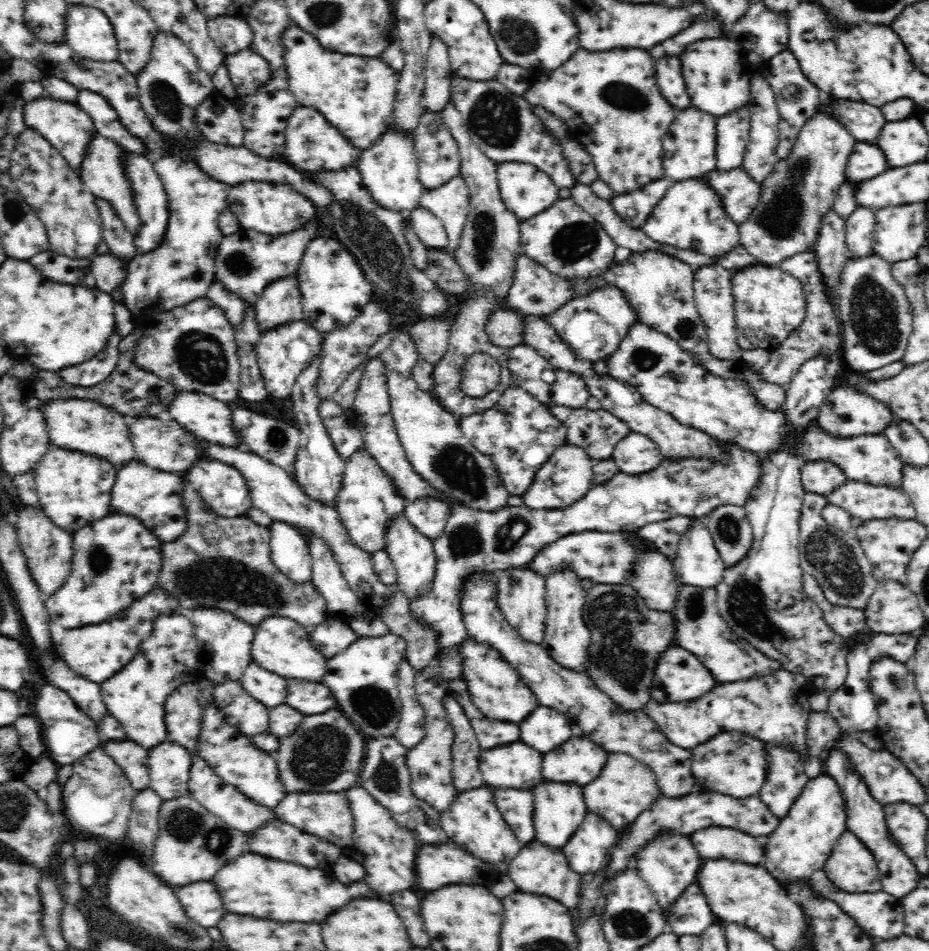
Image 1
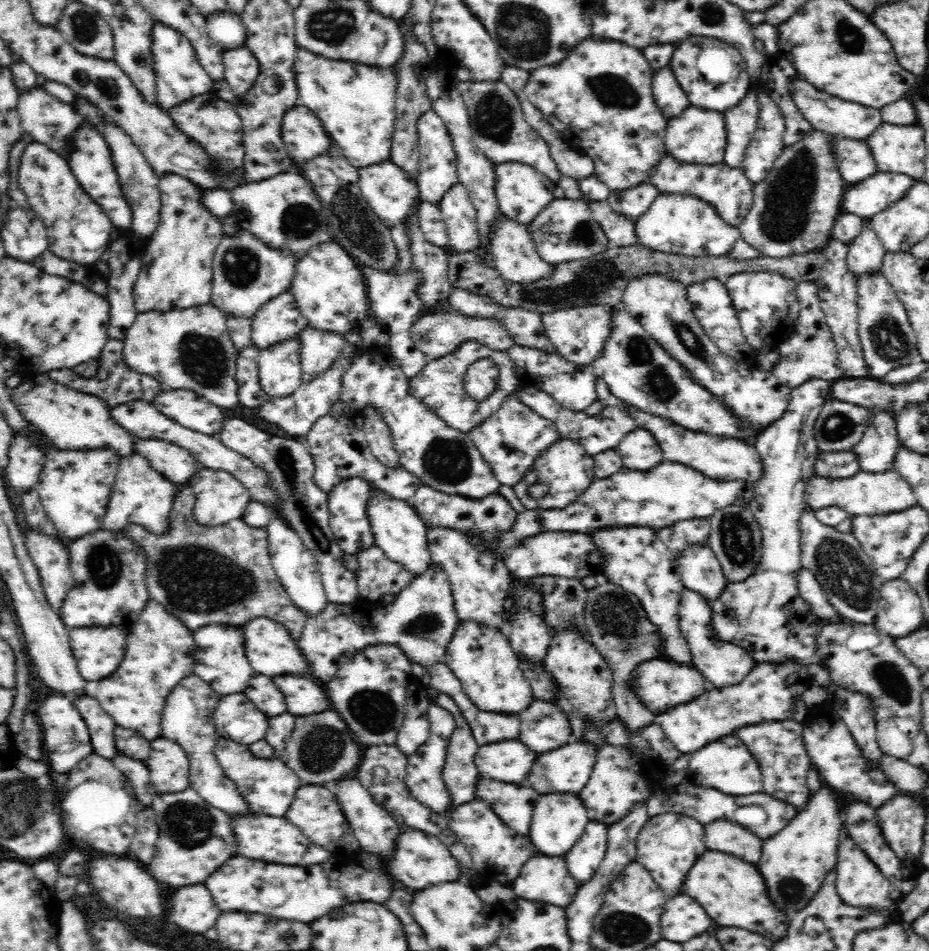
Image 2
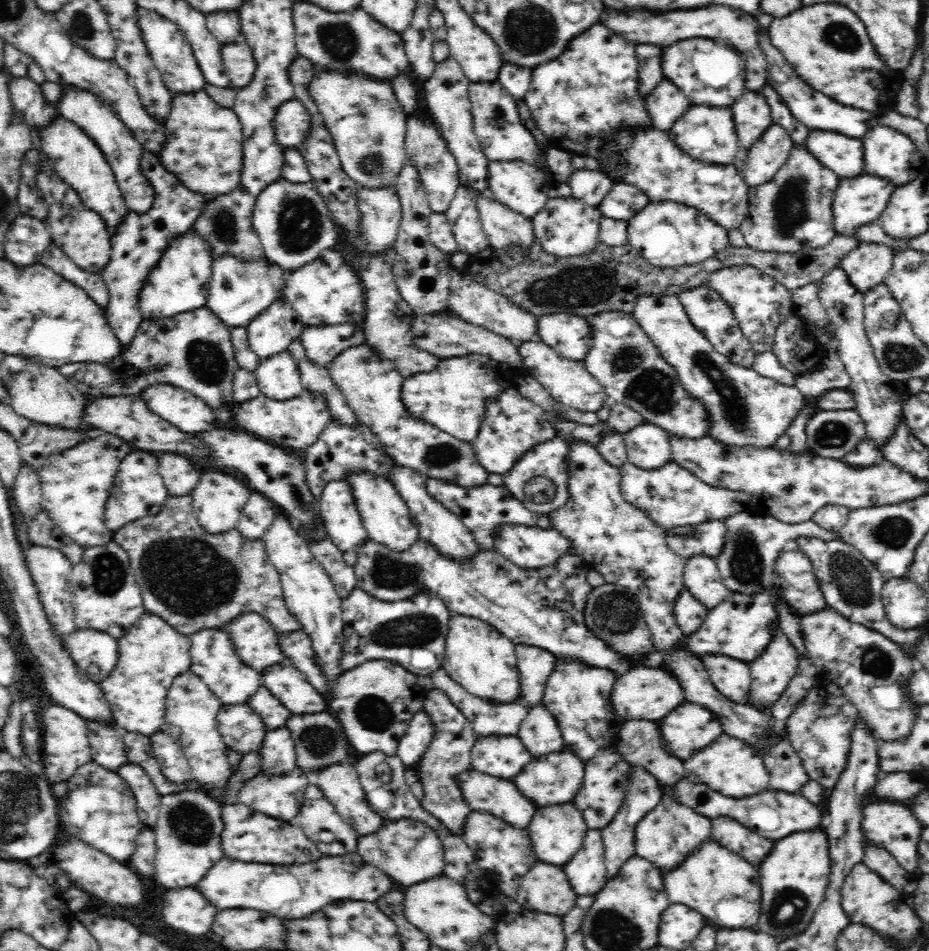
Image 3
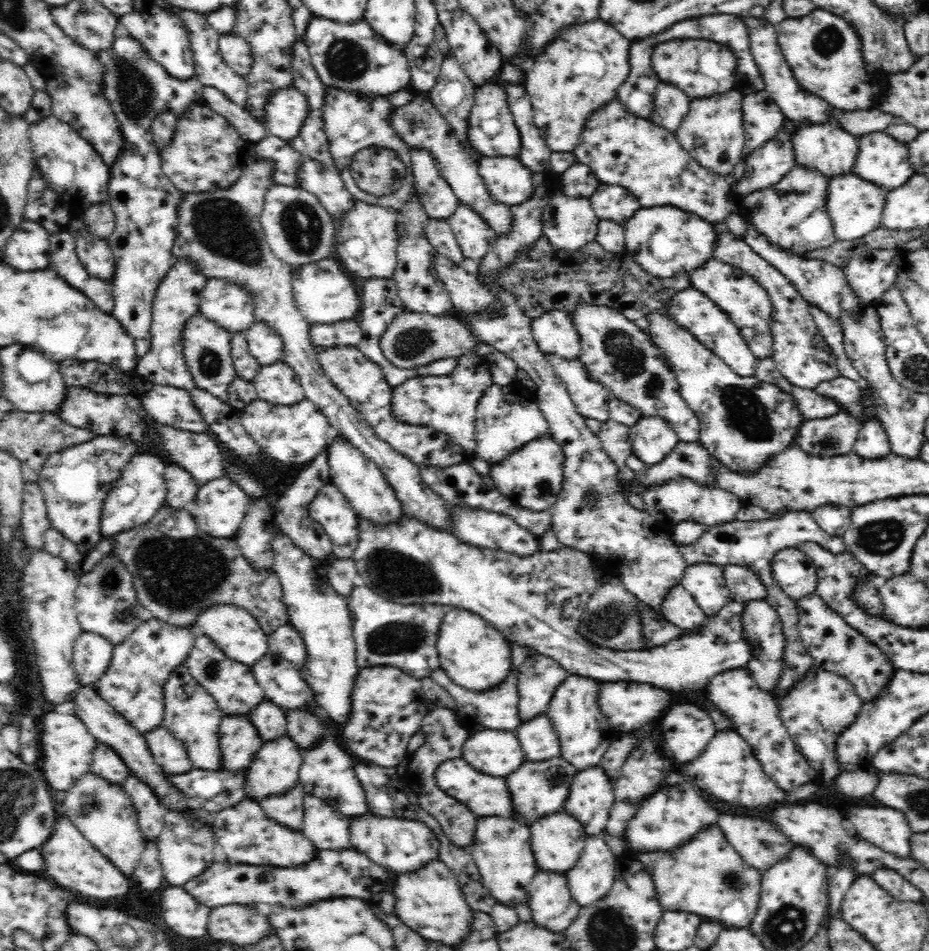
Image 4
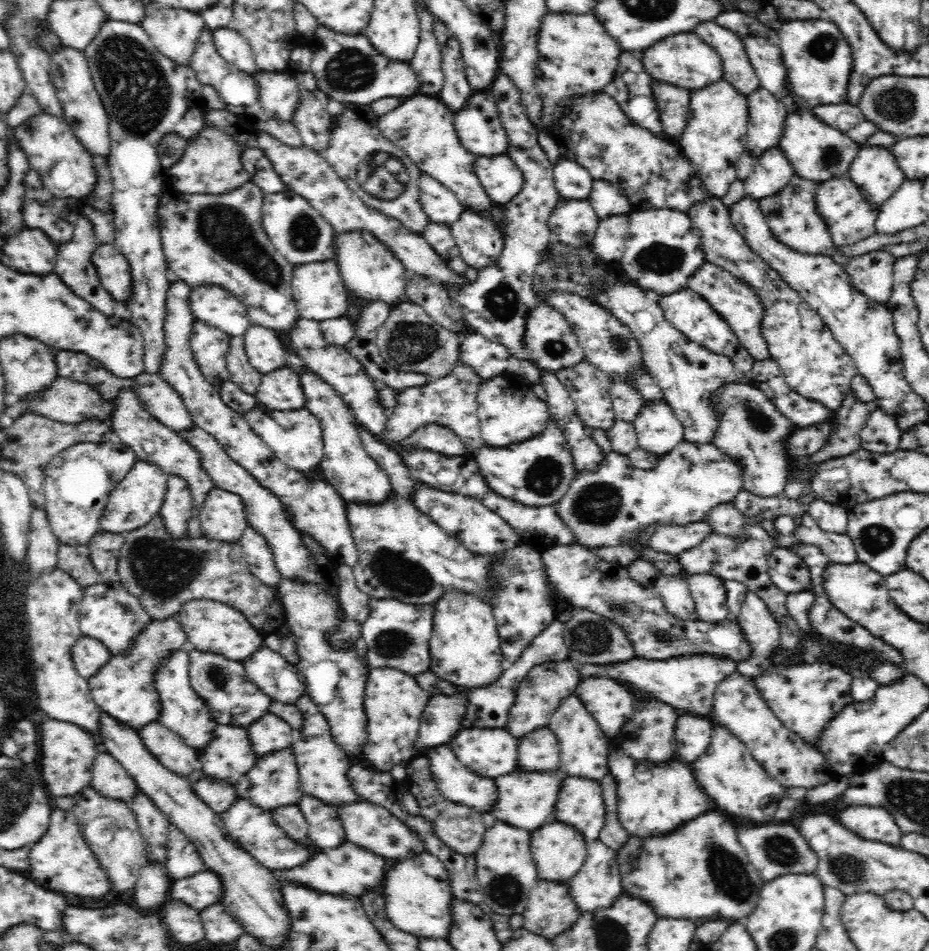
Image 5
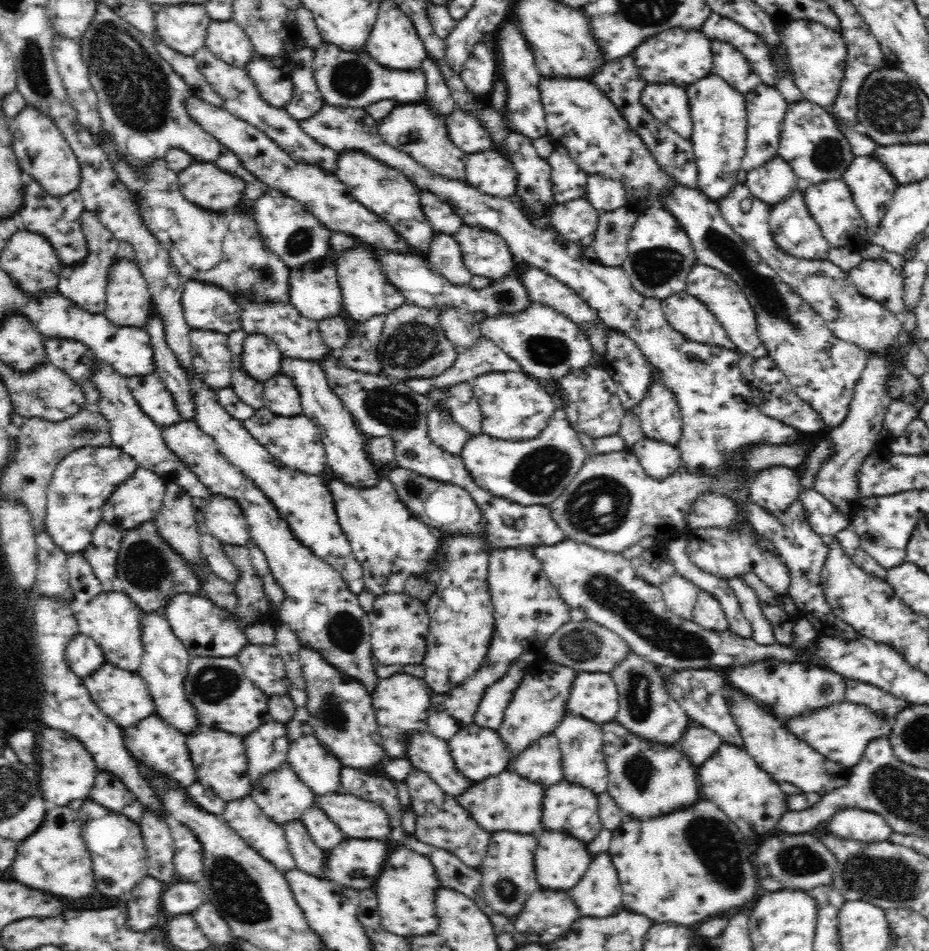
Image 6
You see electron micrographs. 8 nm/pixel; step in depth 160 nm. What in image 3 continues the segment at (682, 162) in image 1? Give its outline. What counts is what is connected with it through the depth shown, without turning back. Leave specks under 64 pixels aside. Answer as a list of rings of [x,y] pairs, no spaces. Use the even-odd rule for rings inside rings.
[[[692,106],[668,130],[675,142],[696,160],[715,165],[732,165],[739,149],[734,115],[730,106]]]

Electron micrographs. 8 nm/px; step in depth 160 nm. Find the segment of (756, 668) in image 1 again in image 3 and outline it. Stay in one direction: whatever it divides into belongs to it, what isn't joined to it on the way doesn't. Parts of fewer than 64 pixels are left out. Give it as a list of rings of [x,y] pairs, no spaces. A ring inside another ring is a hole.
[[[684,588],[676,596],[672,610],[678,627],[685,634],[696,632],[709,614],[709,608],[704,606],[692,593]],[[710,655],[710,656],[708,656],[708,658],[703,660],[703,663],[704,663],[705,669],[708,671],[712,684],[719,690],[720,693],[722,693],[722,695],[724,695],[726,698],[730,699],[732,702],[734,702],[736,704],[752,705],[752,707],[754,707],[756,709],[760,709],[760,711],[766,712],[766,708],[757,708],[757,706],[753,706],[753,704],[751,704],[751,700],[749,700],[750,685],[752,682],[752,673],[750,672],[749,663],[742,662],[738,659],[734,659],[734,658],[730,658],[730,657],[724,657],[722,655]]]

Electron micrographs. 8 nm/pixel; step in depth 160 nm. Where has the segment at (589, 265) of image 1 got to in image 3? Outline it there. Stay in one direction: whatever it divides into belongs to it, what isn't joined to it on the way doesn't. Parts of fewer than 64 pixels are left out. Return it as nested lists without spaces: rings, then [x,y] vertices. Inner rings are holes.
[[[550,197],[544,208],[533,216],[533,231],[542,249],[555,256],[578,256],[594,250],[600,243],[598,240],[601,225],[600,211],[592,204],[586,204],[579,198]]]

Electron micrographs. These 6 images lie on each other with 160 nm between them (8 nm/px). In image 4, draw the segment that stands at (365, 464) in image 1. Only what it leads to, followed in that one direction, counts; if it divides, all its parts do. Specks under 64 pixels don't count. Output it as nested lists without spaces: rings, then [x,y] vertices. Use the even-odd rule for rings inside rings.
[[[326,483],[308,504],[308,515],[324,528],[335,558],[351,558],[359,542],[359,515],[343,492]]]

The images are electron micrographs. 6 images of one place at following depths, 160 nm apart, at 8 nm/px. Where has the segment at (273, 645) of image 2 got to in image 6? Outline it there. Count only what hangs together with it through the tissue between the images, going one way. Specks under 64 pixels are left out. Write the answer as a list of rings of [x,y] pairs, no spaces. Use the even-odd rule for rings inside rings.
[[[176,592],[168,598],[162,612],[174,634],[182,641],[191,655],[213,657],[236,657],[248,639],[240,625],[224,609],[214,605],[210,599],[197,593]]]

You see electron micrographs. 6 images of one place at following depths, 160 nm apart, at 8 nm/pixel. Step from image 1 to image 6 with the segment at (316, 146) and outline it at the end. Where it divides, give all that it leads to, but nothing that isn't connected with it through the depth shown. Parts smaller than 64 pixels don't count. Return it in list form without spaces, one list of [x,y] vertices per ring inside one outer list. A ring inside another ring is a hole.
[[[254,56],[245,66],[260,96],[270,106],[282,109],[293,94],[291,68],[285,57]]]

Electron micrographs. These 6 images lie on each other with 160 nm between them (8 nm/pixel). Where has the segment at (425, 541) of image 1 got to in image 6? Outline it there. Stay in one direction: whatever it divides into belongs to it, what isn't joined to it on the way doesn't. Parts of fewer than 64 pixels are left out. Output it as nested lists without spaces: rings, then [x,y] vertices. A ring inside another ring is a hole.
[[[283,356],[279,374],[291,378],[301,399],[302,414],[312,419],[319,430],[327,456],[327,475],[344,481],[354,488],[376,486],[382,477],[366,453],[365,445],[367,443],[364,435],[356,426],[350,411],[344,407],[338,396],[333,394],[320,364],[314,360]]]

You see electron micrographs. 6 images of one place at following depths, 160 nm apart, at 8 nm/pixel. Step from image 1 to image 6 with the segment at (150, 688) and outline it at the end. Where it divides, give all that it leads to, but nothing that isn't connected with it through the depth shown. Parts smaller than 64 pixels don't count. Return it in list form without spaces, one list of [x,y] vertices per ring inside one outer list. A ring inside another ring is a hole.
[[[105,662],[92,674],[82,677],[82,682],[86,685],[98,708],[122,729],[137,724],[155,713],[152,695],[148,691],[146,682],[138,673],[132,673],[132,671],[126,671],[122,667]]]

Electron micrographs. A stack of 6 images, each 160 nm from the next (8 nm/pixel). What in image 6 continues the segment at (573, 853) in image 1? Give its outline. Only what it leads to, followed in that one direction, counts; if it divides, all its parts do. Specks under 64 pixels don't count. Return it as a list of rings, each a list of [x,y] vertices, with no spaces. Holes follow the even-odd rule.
[[[610,854],[593,857],[592,866],[567,893],[582,917],[606,918],[622,911],[622,891]]]

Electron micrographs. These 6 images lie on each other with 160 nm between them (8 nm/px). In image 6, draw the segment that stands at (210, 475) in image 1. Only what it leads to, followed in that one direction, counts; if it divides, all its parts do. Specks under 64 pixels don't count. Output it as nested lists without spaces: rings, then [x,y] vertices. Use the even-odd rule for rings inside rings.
[[[213,495],[203,516],[208,532],[224,544],[245,546],[251,540],[249,524],[234,499]]]

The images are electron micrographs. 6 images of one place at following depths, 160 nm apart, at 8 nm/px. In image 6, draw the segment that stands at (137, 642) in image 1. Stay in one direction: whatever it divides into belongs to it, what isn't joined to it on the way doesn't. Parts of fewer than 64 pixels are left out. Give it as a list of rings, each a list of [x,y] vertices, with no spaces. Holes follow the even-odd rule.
[[[78,633],[65,648],[66,664],[79,677],[88,676],[105,663],[104,653],[94,639]]]

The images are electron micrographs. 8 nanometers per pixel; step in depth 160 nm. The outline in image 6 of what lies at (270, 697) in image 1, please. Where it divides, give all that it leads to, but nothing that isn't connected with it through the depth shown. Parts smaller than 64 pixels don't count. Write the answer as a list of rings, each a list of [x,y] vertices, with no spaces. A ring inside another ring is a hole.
[[[274,720],[264,723],[256,732],[243,738],[243,744],[247,752],[247,776],[254,792],[263,776],[287,764],[286,725]]]

